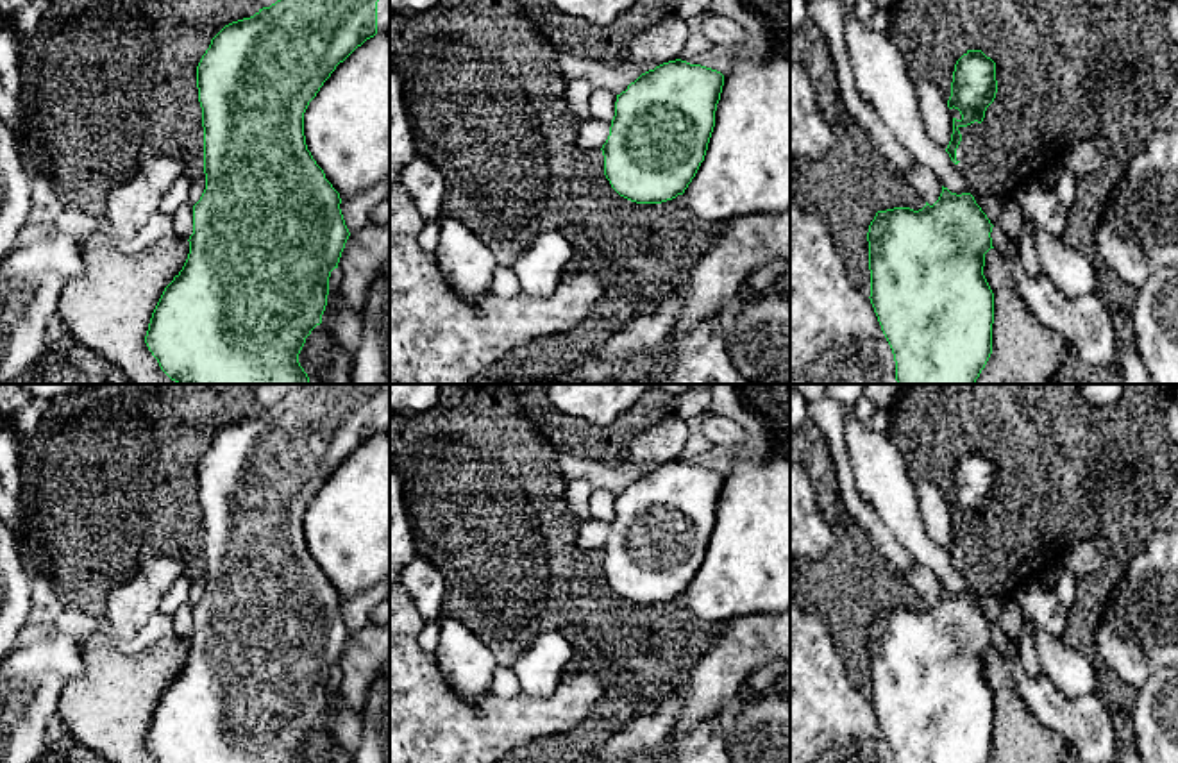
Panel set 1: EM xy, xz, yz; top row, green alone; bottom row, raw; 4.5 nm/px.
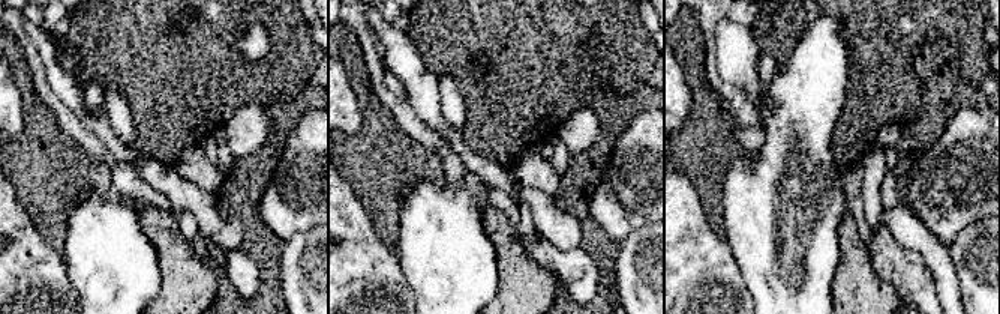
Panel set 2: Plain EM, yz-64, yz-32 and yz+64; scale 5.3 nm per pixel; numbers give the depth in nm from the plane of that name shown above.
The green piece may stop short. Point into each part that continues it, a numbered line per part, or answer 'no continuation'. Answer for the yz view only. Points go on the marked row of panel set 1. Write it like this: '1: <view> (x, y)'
no continuation

